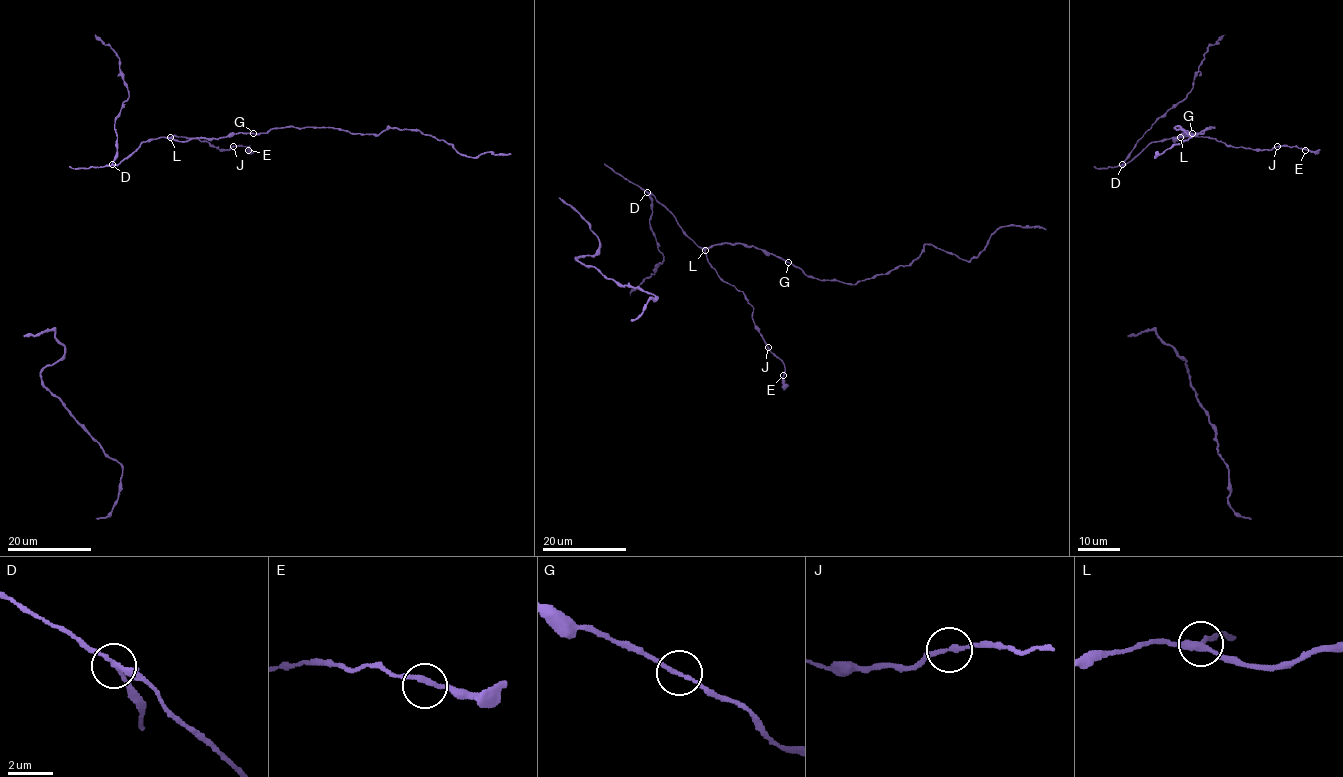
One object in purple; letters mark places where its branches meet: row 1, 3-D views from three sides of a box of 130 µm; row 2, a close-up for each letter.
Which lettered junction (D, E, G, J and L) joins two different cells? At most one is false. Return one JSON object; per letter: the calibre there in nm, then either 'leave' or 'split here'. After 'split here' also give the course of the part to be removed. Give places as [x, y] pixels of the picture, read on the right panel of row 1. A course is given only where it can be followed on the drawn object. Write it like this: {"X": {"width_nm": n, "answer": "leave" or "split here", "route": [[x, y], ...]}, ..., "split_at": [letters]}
{"D": {"width_nm": 190, "answer": "split here", "route": [[1122, 163], [1158, 119], [1183, 99], [1193, 87], [1204, 53], [1225, 34]]}, "E": {"width_nm": 200, "answer": "leave"}, "G": {"width_nm": 180, "answer": "leave"}, "J": {"width_nm": 200, "answer": "leave"}, "L": {"width_nm": 280, "answer": "leave"}, "split_at": ["D"]}

